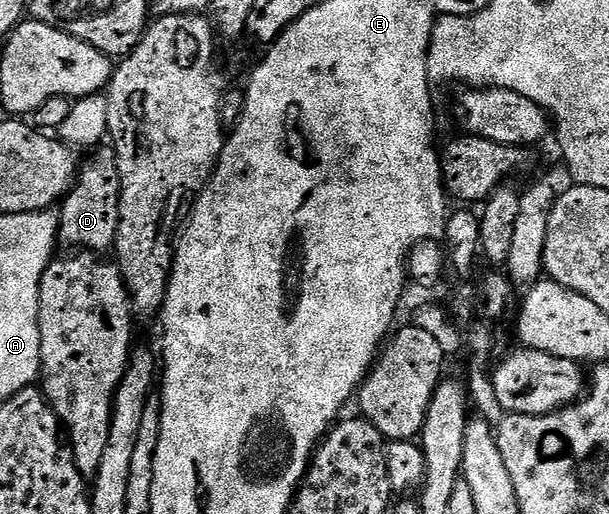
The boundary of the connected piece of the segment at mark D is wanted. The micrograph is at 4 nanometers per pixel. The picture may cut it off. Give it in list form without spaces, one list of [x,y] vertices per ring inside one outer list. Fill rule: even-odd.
[[[114,149],[102,150],[95,152],[100,154],[93,155],[88,163],[84,163],[75,187],[63,199],[58,211],[59,242],[68,242],[71,248],[82,248],[87,252],[110,251],[115,245],[119,223],[119,201],[123,195],[121,176],[115,163]]]

